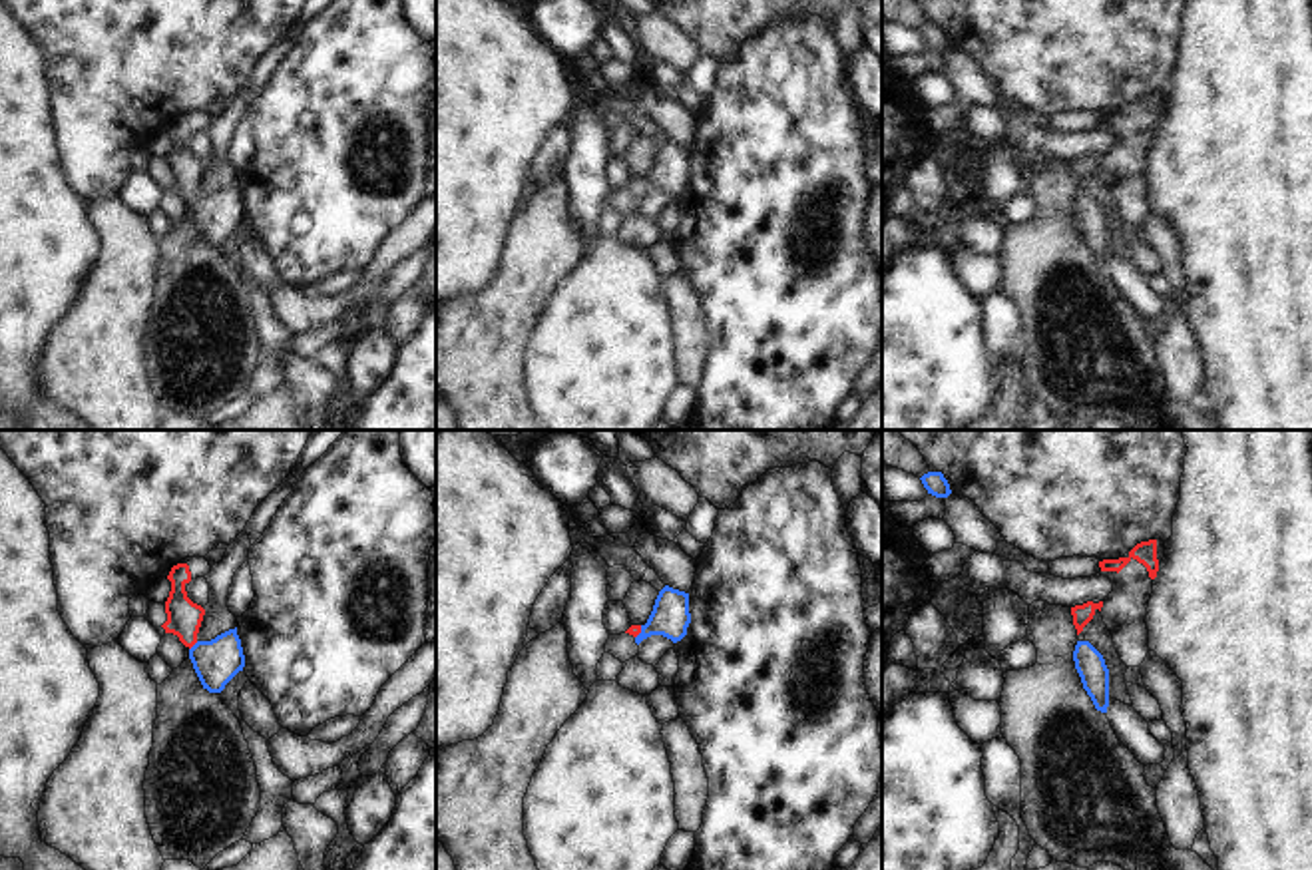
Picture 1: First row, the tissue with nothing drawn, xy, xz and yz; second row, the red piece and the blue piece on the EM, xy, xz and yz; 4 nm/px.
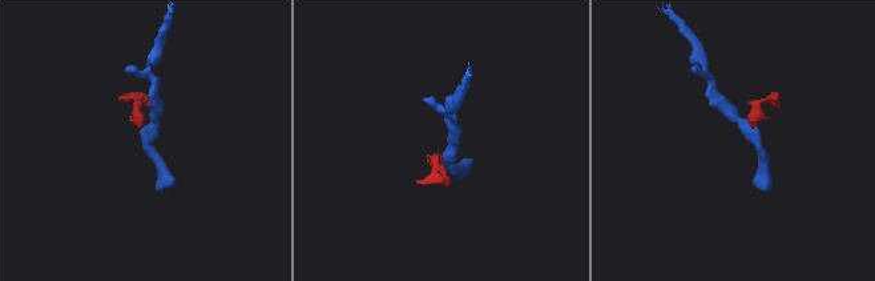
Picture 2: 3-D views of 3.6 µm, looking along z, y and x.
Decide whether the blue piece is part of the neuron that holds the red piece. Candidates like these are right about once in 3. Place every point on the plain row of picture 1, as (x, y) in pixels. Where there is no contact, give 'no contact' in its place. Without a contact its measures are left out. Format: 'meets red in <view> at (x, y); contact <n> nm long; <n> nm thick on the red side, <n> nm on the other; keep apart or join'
meets red in xy at (194, 198); contact 50 nm long; 140 nm thick on the red side, 180 nm on the other; join

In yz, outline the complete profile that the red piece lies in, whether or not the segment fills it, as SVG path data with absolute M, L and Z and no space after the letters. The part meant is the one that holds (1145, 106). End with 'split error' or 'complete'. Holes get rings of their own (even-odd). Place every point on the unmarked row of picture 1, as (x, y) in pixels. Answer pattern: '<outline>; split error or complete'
M1157 94L1137 98L1127 111L1099 115L1101 125L1121 125L1131 113L1143 117L1149 131L1155 133L1159 125Z; complete

